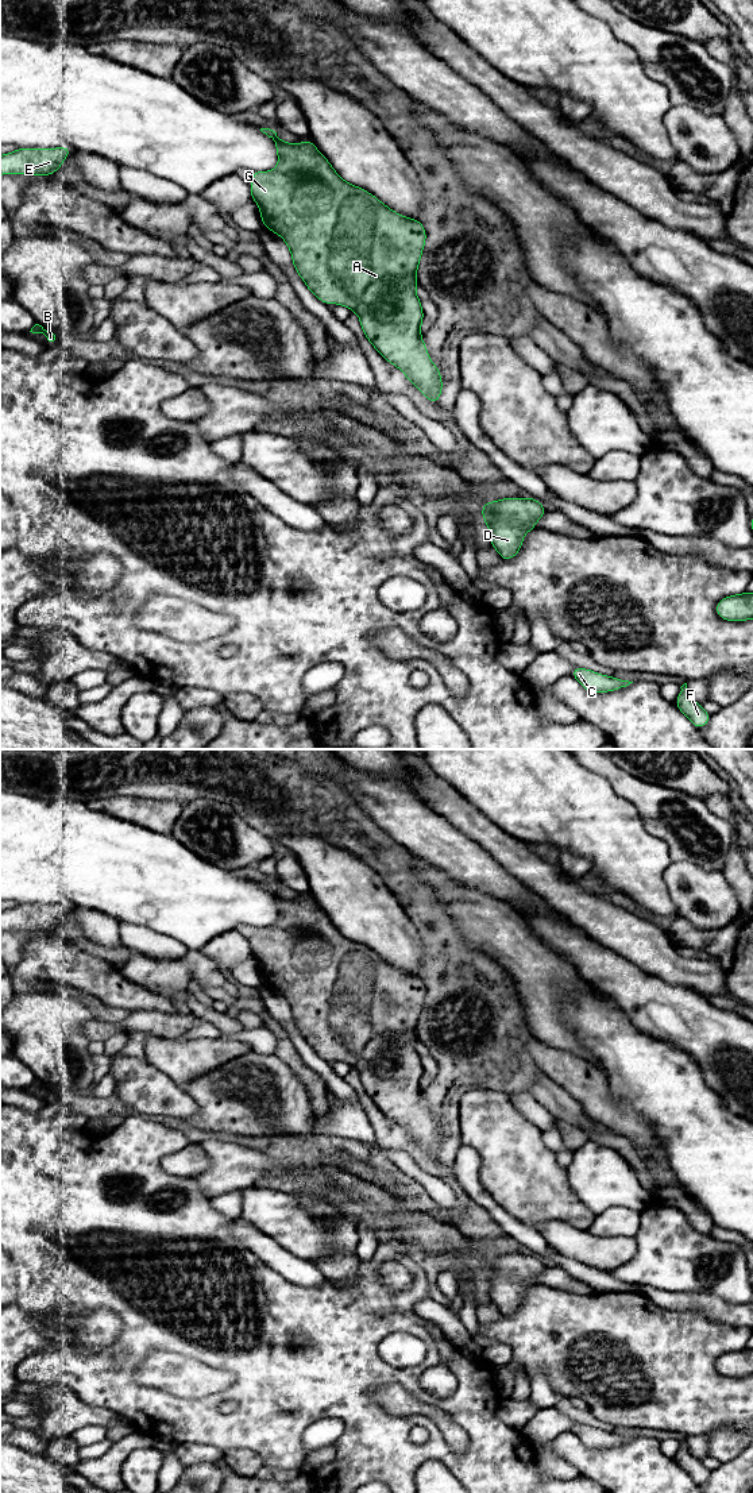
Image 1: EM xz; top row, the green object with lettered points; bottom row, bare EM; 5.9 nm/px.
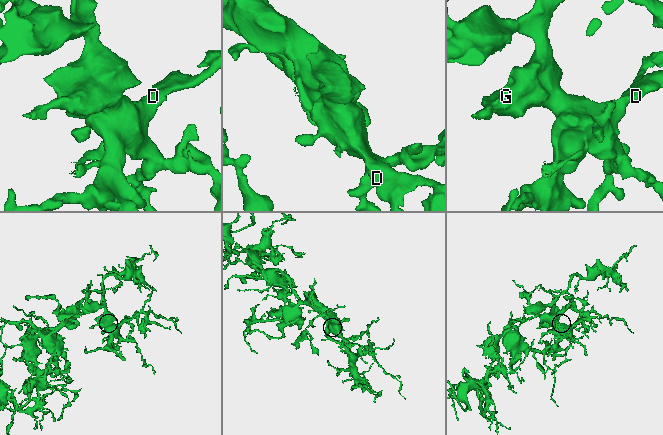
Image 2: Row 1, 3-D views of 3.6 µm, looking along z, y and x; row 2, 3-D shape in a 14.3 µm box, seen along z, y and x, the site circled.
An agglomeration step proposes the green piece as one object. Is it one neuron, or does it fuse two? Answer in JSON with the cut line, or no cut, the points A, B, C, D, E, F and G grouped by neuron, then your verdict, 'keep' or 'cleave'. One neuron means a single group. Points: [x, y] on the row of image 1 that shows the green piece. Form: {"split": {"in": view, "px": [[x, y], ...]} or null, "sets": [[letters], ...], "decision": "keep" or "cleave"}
{"split": null, "sets": [["A", "B", "C", "D", "E", "F", "G"]], "decision": "keep"}

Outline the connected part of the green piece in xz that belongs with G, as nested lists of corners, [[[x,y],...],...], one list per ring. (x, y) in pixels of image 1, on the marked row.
[[[270,128],[260,131],[275,142],[279,159],[274,170],[252,173],[250,192],[259,207],[263,225],[285,240],[294,269],[308,289],[321,302],[339,304],[355,312],[374,348],[397,366],[428,401],[439,402],[443,390],[441,375],[421,340],[424,312],[416,293],[417,269],[426,240],[424,225],[420,220],[394,212],[367,190],[345,182],[312,140],[286,143]]]

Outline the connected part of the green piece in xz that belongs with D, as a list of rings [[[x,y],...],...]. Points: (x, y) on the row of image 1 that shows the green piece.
[[[503,498],[482,505],[482,516],[490,528],[491,547],[502,560],[513,559],[521,549],[526,532],[547,513],[536,498]]]

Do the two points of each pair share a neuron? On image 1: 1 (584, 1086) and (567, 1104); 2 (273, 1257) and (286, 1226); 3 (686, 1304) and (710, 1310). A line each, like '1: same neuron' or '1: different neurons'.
1: different neurons
2: different neurons
3: same neuron

